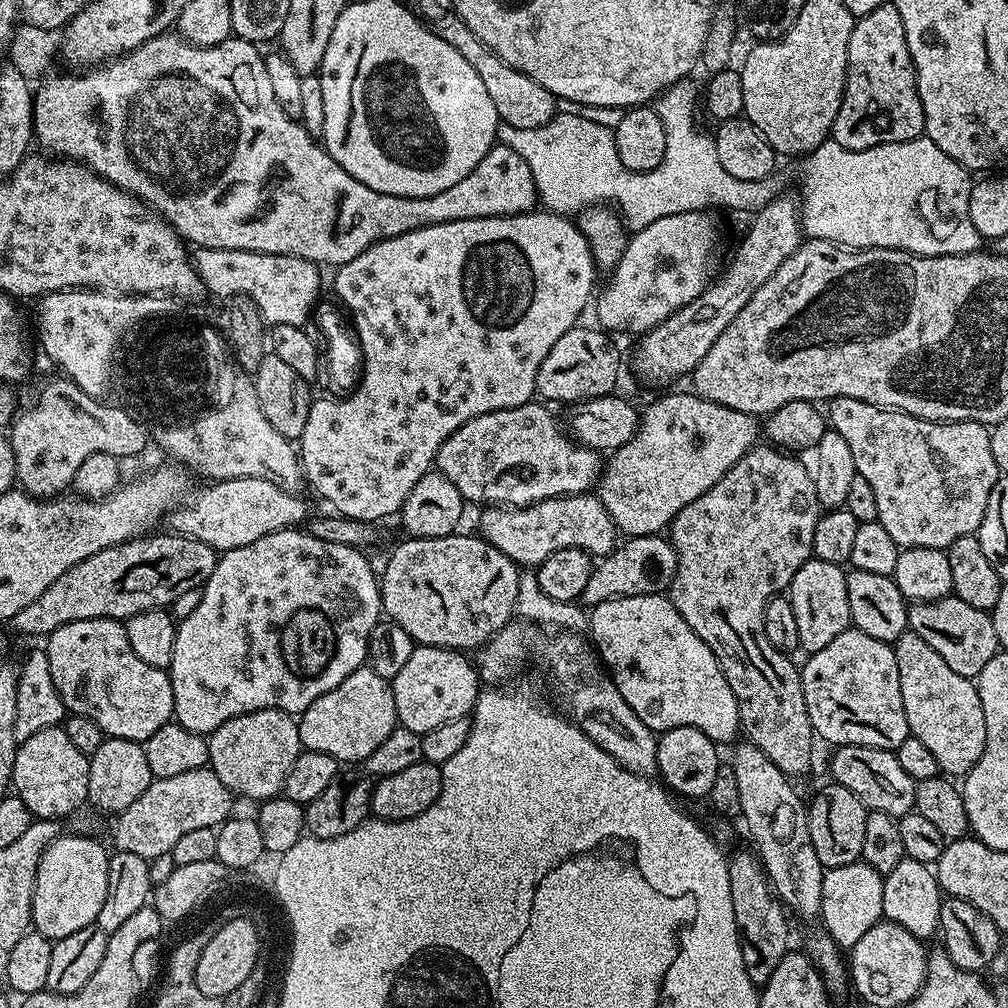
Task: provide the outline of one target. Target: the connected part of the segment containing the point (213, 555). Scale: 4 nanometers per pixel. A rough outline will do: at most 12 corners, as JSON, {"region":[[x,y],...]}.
{"region":[[173,532],[66,570],[9,623],[123,621],[203,587],[218,553]]}

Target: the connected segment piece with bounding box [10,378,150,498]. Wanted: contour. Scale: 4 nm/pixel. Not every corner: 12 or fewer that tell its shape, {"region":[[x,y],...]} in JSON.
{"region":[[52,380],[11,421],[15,479],[56,498],[90,454],[136,456],[127,408]]}

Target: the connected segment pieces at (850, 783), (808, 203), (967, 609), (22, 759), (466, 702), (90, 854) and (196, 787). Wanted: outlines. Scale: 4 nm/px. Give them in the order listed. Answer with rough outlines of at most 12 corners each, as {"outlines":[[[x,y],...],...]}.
{"outlines":[[[842,744],[831,779],[865,808],[915,809],[916,780],[895,751]],[[922,134],[807,153],[805,237],[981,251],[970,173]],[[954,594],[908,610],[910,631],[975,678],[1000,648],[991,615]],[[63,727],[19,741],[11,787],[37,820],[85,807],[89,757]],[[413,647],[390,682],[399,727],[471,713],[482,681],[463,651]],[[61,834],[38,862],[32,928],[50,941],[95,924],[109,849]],[[211,767],[153,779],[115,817],[116,845],[155,862],[219,828],[234,794]]]}

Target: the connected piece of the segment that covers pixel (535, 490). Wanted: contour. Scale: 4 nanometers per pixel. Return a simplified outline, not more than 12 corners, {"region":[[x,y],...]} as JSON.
{"region":[[529,402],[470,418],[435,471],[465,501],[591,493],[601,453]]}

